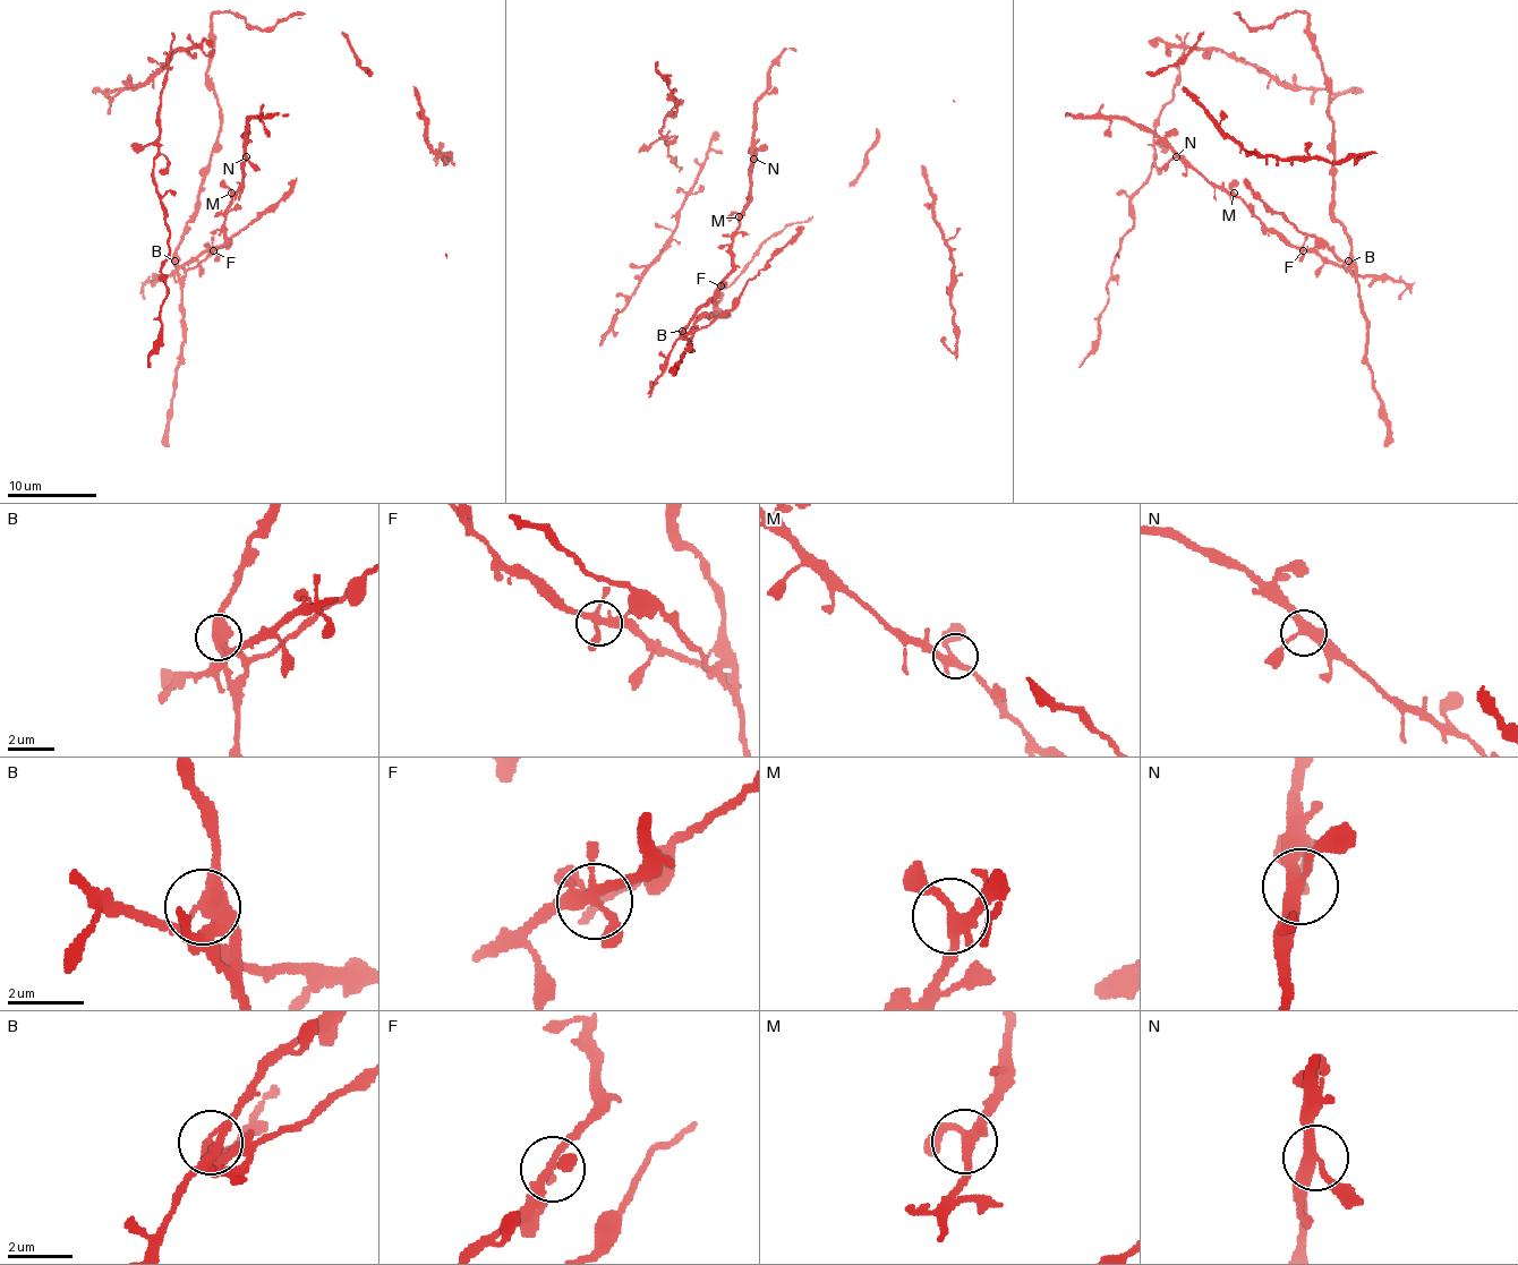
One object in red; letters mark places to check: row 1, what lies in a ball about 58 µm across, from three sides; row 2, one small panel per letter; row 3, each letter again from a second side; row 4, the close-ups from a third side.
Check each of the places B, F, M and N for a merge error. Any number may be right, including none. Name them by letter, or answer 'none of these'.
B

